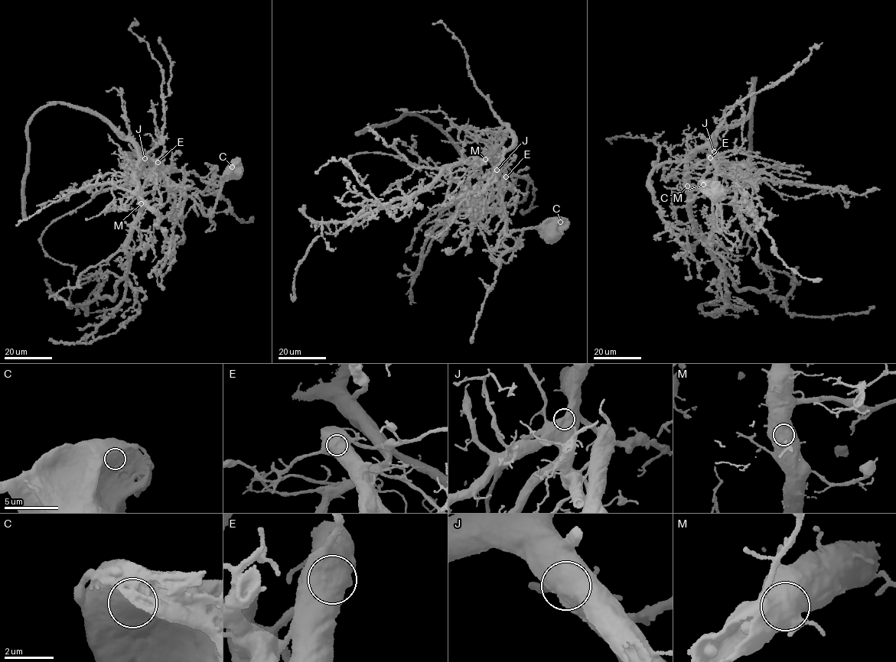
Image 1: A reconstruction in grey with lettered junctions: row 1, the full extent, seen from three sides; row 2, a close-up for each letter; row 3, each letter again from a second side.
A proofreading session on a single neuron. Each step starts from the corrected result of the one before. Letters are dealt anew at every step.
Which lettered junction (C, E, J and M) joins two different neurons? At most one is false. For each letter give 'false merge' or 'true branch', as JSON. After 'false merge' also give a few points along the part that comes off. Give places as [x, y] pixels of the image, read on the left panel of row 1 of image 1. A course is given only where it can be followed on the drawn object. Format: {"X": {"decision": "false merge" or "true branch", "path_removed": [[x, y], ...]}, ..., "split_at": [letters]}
{"C": {"decision": "true branch"}, "E": {"decision": "false merge", "path_removed": [[158, 162], [165, 170], [156, 181], [161, 176], [167, 185], [219, 193], [239, 220], [249, 222], [252, 216]]}, "J": {"decision": "true branch"}, "M": {"decision": "true branch"}, "split_at": ["E"]}

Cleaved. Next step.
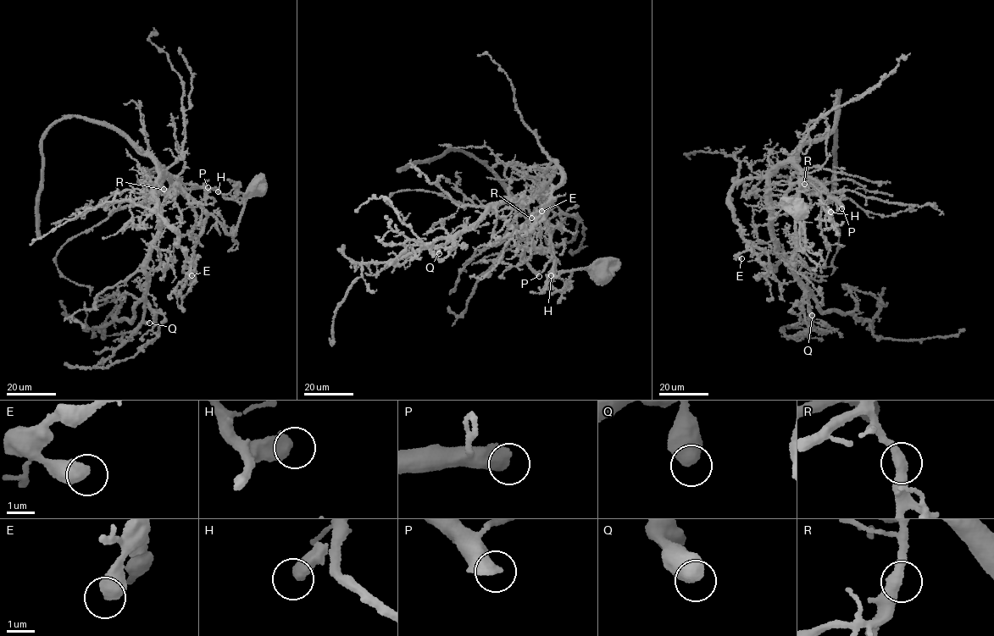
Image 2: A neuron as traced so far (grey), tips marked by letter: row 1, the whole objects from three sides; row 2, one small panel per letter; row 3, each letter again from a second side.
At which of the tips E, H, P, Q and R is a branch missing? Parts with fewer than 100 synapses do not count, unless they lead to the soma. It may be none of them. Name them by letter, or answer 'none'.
P

